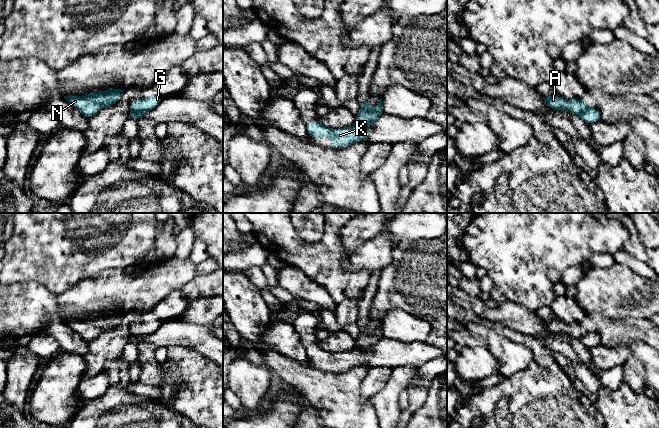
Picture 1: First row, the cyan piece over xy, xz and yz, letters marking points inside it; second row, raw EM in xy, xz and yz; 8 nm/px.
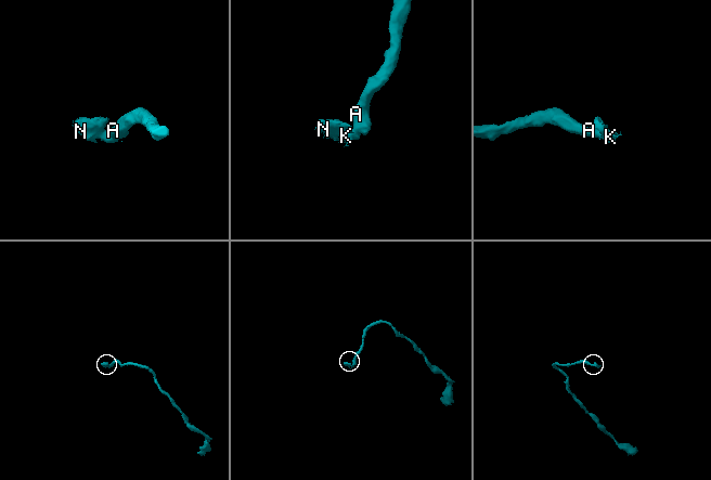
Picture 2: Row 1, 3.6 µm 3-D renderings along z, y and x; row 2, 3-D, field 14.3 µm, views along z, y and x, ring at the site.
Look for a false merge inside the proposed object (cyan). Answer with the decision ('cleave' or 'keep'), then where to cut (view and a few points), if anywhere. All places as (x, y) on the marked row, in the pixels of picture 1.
cleave | xy (130, 110), (142, 114)

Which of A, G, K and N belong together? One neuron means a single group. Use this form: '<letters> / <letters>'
A G / K N

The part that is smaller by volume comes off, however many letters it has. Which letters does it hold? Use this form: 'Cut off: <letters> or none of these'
Cut off: K, N

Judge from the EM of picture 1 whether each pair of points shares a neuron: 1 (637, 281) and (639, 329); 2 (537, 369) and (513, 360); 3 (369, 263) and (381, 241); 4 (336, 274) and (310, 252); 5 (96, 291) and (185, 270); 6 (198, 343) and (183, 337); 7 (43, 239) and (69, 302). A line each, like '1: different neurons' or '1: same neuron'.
1: different neurons
2: different neurons
3: same neuron
4: same neuron
5: same neuron
6: same neuron
7: different neurons

